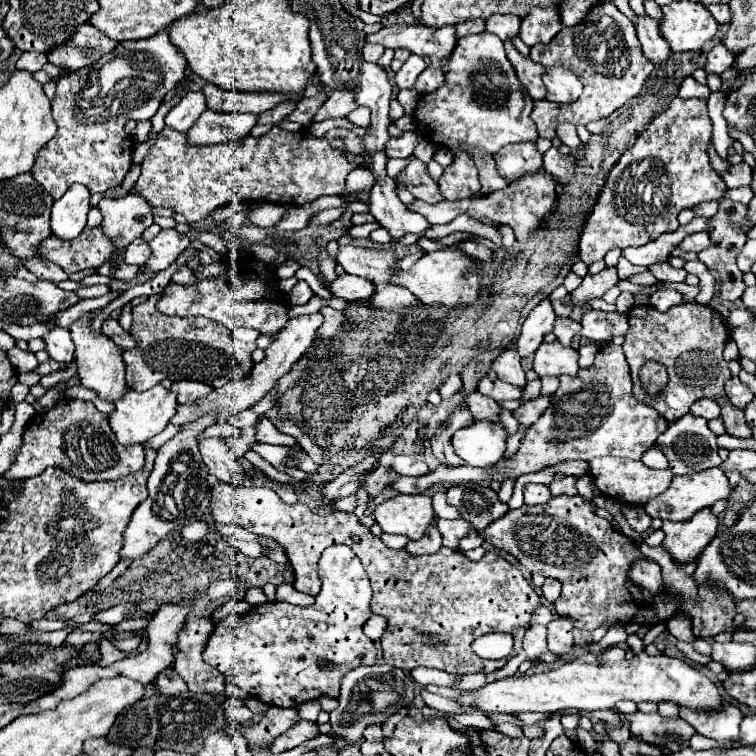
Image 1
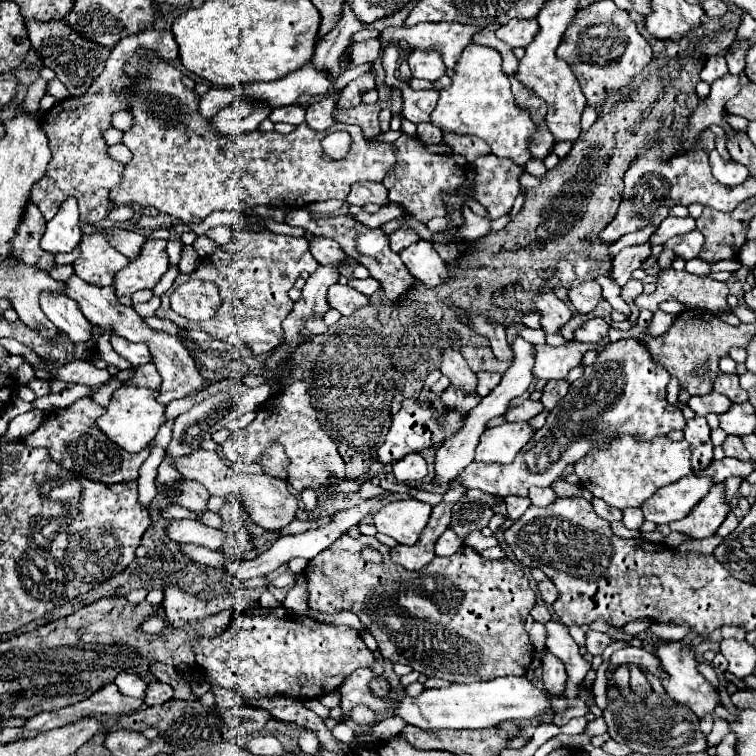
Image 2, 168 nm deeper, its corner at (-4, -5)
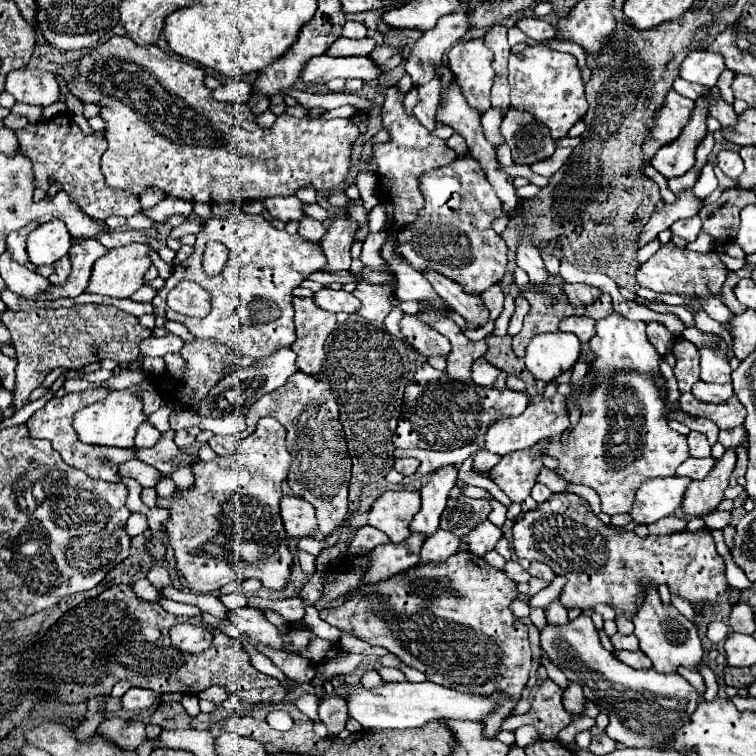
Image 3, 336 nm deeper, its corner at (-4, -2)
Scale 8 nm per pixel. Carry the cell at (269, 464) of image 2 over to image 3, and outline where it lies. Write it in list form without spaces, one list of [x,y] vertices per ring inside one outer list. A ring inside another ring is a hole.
[[[262,418],[248,438],[242,440],[240,448],[232,456],[220,456],[212,462],[202,462],[192,468],[196,484],[192,490],[182,490],[176,498],[158,498],[158,506],[170,510],[170,524],[166,524],[166,534],[170,546],[176,552],[176,568],[184,576],[192,592],[214,592],[224,584],[258,578],[266,588],[280,590],[288,582],[292,568],[292,554],[288,550],[288,536],[280,520],[280,484],[286,480],[292,456],[286,450],[286,430],[274,418]]]

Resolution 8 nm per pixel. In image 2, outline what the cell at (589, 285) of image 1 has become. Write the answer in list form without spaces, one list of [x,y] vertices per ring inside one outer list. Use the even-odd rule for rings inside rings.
[[[650,239],[642,245],[636,247],[626,247],[622,249],[614,259],[612,259],[612,281],[616,285],[624,285],[628,279],[632,279],[632,271],[642,267],[642,263],[650,257],[652,247],[650,247]]]

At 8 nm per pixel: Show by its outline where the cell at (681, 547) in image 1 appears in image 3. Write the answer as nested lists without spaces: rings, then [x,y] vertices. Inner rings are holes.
[[[732,448],[724,452],[724,456],[714,466],[714,472],[702,482],[692,482],[682,500],[682,512],[688,518],[704,518],[712,514],[718,504],[724,500],[724,490],[728,488],[728,478],[734,470],[736,454]]]

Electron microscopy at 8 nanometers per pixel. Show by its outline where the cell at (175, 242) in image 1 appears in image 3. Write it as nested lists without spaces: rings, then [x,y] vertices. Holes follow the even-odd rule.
[[[132,242],[114,248],[94,264],[86,290],[110,298],[130,298],[144,284],[142,278],[150,266],[150,248],[146,244]]]

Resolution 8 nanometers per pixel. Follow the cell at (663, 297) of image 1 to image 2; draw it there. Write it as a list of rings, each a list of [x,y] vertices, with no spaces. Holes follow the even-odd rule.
[[[656,311],[652,315],[650,325],[644,329],[644,333],[646,335],[662,335],[664,331],[670,329],[670,325],[674,323],[674,319],[676,319],[676,315],[670,315],[670,313],[664,313],[664,311]]]

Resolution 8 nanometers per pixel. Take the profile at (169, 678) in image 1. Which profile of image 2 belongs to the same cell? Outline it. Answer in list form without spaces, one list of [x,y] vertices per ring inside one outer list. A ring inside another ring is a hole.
[[[150,683],[144,691],[144,703],[146,705],[162,705],[168,699],[172,699],[172,687],[166,683]]]

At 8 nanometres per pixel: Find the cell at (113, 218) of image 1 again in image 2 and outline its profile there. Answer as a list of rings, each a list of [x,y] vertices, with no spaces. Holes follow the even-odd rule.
[[[84,235],[78,243],[80,257],[72,263],[74,273],[96,287],[110,287],[114,273],[128,265],[128,257],[108,245],[104,235]]]

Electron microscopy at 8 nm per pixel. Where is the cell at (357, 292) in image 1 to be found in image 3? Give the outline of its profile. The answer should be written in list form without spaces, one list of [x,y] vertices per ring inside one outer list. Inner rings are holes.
[[[324,286],[320,292],[314,294],[314,302],[330,312],[346,312],[346,314],[354,314],[360,310],[360,300],[354,294],[348,294],[344,290],[332,290],[328,286]]]

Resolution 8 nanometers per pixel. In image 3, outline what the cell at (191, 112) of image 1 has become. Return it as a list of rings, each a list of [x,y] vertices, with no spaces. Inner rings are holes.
[[[230,80],[224,82],[218,90],[214,90],[212,98],[218,102],[248,102],[250,92],[252,88],[244,80]]]

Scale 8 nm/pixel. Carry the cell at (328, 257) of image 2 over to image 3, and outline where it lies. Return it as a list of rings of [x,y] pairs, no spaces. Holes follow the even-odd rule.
[[[306,216],[306,220],[300,220],[300,228],[298,228],[298,234],[314,244],[320,244],[322,242],[322,236],[326,234],[326,228],[322,222]]]

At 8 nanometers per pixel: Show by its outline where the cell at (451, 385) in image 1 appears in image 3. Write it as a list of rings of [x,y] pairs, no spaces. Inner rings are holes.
[[[424,364],[418,372],[416,372],[416,382],[418,384],[426,384],[426,382],[430,382],[430,380],[436,380],[436,378],[441,378],[444,372],[440,370],[434,370],[430,364]]]

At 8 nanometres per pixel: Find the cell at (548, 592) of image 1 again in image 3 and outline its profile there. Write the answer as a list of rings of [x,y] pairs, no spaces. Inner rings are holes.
[[[532,562],[532,566],[528,568],[528,572],[530,572],[532,576],[544,580],[544,582],[552,582],[552,580],[556,578],[556,574],[554,574],[546,564],[542,564],[542,562]]]

